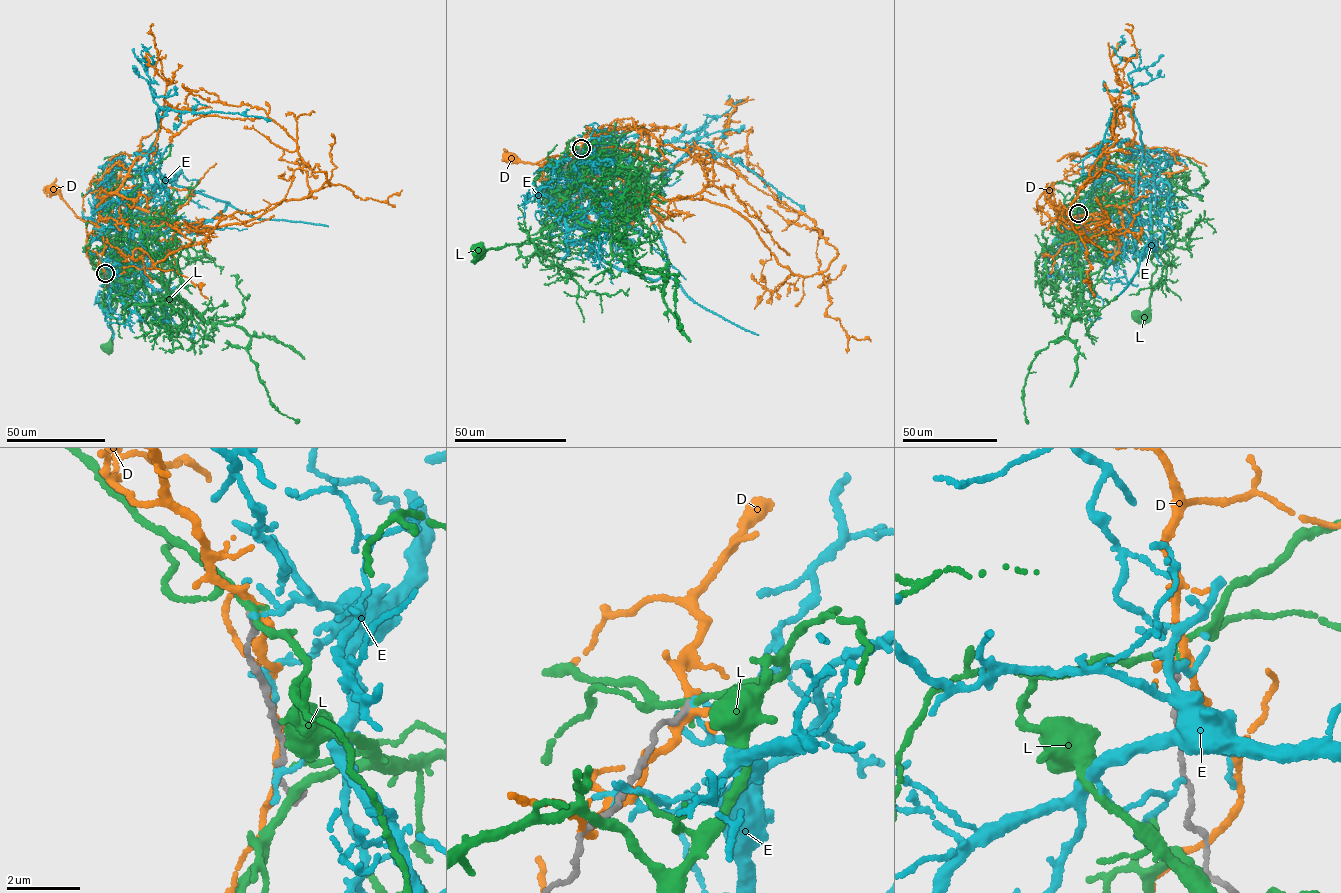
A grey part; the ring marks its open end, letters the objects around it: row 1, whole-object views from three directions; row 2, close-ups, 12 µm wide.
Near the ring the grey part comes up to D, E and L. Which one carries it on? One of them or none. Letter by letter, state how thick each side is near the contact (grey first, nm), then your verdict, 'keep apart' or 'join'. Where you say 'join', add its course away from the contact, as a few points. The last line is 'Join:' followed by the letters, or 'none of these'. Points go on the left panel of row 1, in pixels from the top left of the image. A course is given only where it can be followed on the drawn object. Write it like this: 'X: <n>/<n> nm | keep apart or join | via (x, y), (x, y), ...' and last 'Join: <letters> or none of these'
D: 150/240 nm | keep apart
E: 140/100 nm | keep apart
L: 140/170 nm | keep apart
Join: none of these

